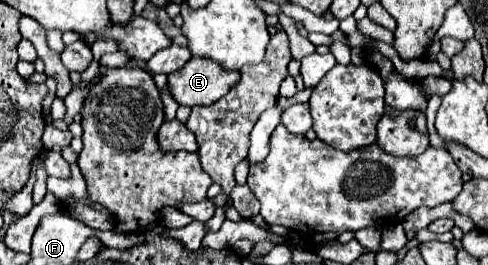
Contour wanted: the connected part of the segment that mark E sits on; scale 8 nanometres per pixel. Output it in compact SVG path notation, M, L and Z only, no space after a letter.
M192 57L182 69L168 75L168 89L178 105L186 105L186 107L212 105L230 91L230 87L238 81L238 77L240 73L230 73L220 65L216 65L214 61L208 61L206 57Z

